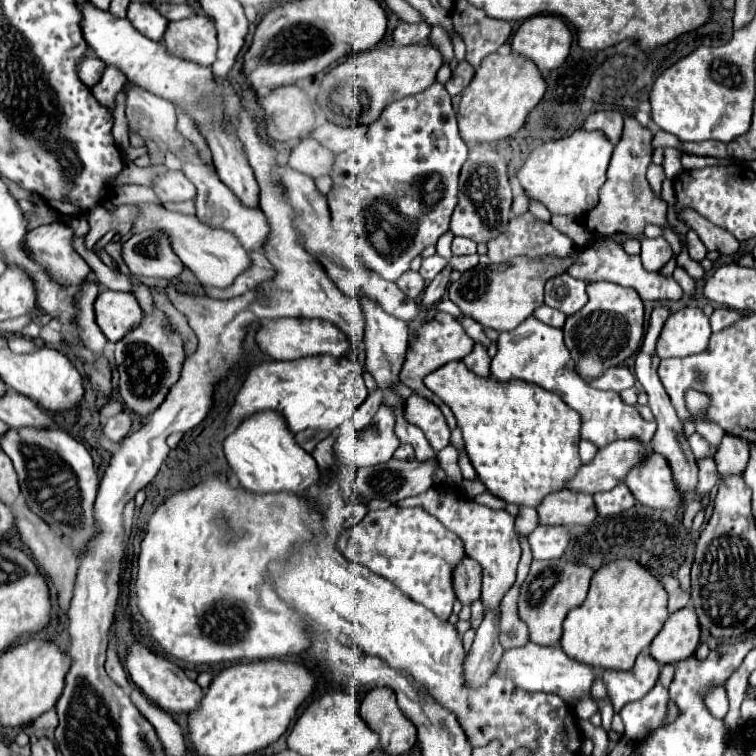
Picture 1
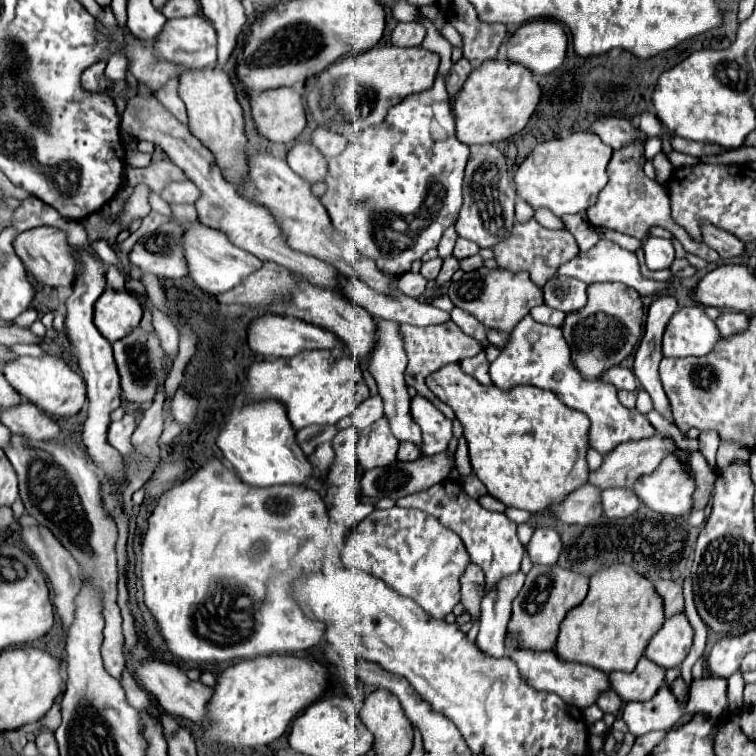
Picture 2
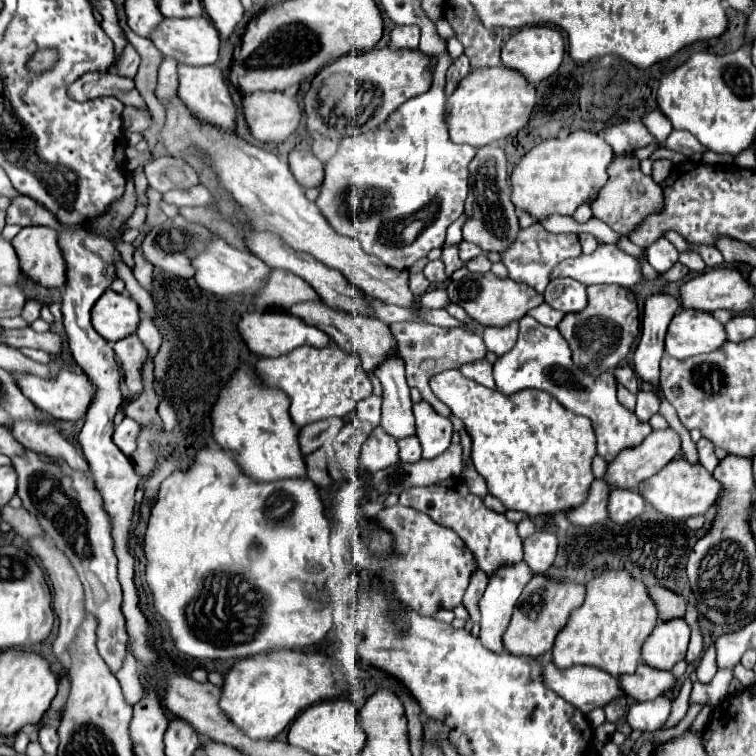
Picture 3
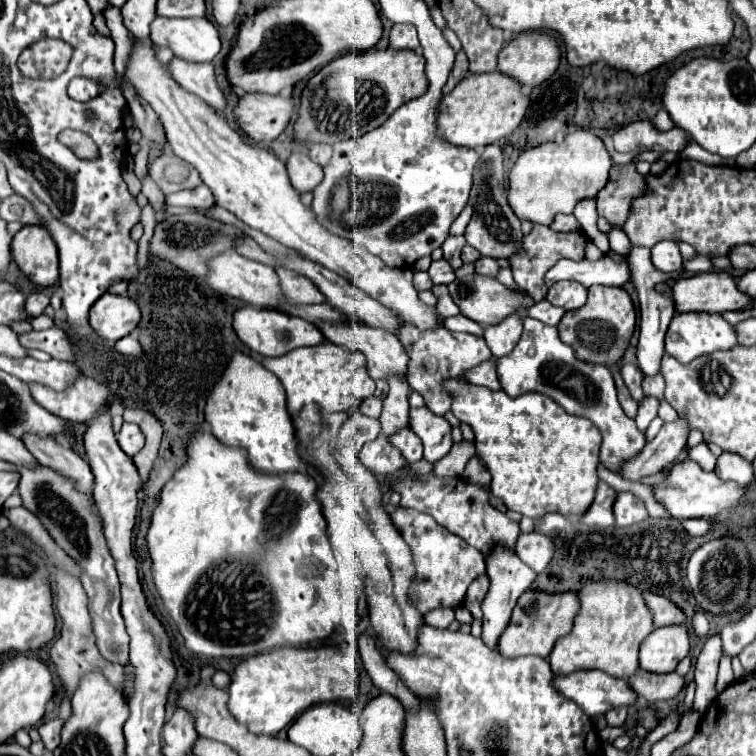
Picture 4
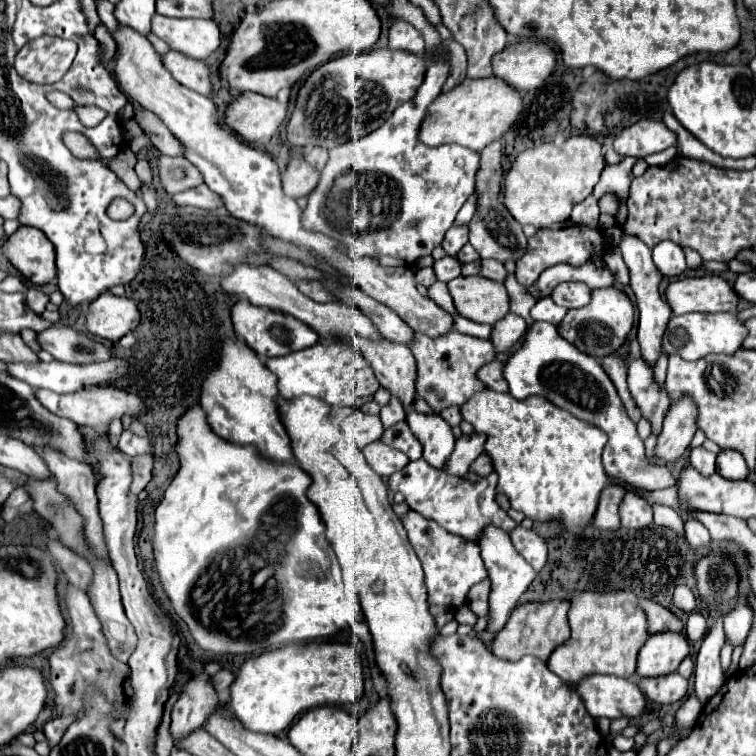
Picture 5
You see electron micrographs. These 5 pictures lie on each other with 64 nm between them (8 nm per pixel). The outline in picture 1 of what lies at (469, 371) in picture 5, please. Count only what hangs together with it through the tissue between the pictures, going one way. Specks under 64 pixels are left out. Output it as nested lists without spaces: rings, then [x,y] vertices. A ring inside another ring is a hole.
[[[436,312],[436,316],[418,330],[416,340],[409,344],[406,352],[406,362],[404,362],[402,372],[400,372],[400,382],[402,382],[402,384],[406,384],[414,394],[420,394],[420,396],[428,398],[430,402],[434,402],[434,404],[442,410],[442,414],[444,414],[444,418],[446,418],[450,430],[456,428],[456,420],[454,420],[452,410],[450,410],[440,398],[436,398],[434,392],[430,392],[430,390],[422,384],[422,378],[424,378],[426,374],[434,372],[436,368],[440,368],[440,366],[446,364],[446,362],[462,360],[462,358],[472,350],[472,342],[474,342],[474,340],[466,334],[466,330],[462,328],[462,324],[460,324],[456,318],[452,318],[452,316],[446,314],[446,312]]]

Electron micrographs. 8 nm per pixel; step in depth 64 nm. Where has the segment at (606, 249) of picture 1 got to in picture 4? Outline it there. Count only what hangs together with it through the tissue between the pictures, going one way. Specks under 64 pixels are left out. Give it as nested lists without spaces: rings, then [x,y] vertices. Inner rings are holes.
[[[608,250],[594,262],[588,258],[560,260],[548,270],[546,286],[552,286],[558,280],[576,280],[586,288],[594,284],[624,286],[630,282],[630,266],[624,256],[620,260],[612,260],[612,254]]]

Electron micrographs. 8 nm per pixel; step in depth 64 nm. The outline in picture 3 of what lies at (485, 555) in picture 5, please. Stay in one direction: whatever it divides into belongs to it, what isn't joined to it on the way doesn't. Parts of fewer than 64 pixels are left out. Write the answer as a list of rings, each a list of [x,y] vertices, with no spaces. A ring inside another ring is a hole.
[[[520,562],[520,566],[510,566],[508,570],[502,570],[502,574],[496,574],[496,578],[490,578],[490,584],[480,600],[482,620],[478,638],[484,648],[496,654],[504,652],[502,636],[528,578],[532,578],[532,572],[526,562]]]

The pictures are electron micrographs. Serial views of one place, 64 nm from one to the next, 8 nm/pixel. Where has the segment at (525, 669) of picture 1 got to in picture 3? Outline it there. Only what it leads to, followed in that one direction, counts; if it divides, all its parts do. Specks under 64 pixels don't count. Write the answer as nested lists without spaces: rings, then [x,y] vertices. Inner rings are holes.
[[[526,658],[526,662],[540,662],[542,666],[542,684],[550,690],[554,690],[558,696],[562,696],[566,702],[570,702],[572,706],[576,706],[578,710],[582,710],[584,714],[588,714],[590,710],[598,708],[598,706],[604,706],[606,702],[614,700],[616,696],[622,696],[622,690],[618,686],[618,680],[612,676],[612,674],[604,674],[604,670],[596,670],[594,666],[572,666],[572,668],[558,668],[552,660],[544,662],[542,658]]]

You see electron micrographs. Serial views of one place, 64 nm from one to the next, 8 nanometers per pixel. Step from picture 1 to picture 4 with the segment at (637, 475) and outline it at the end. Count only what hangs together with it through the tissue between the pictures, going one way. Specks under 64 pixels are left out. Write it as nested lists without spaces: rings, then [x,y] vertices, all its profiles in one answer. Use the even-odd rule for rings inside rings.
[[[682,460],[676,462],[664,476],[664,482],[658,482],[652,486],[652,494],[658,500],[658,504],[662,504],[666,508],[666,512],[678,520],[686,520],[686,518],[708,518],[718,514],[724,508],[732,508],[736,506],[746,490],[742,490],[740,486],[736,486],[734,482],[724,482],[720,480],[714,472],[704,472],[700,470],[700,466],[696,462]]]

